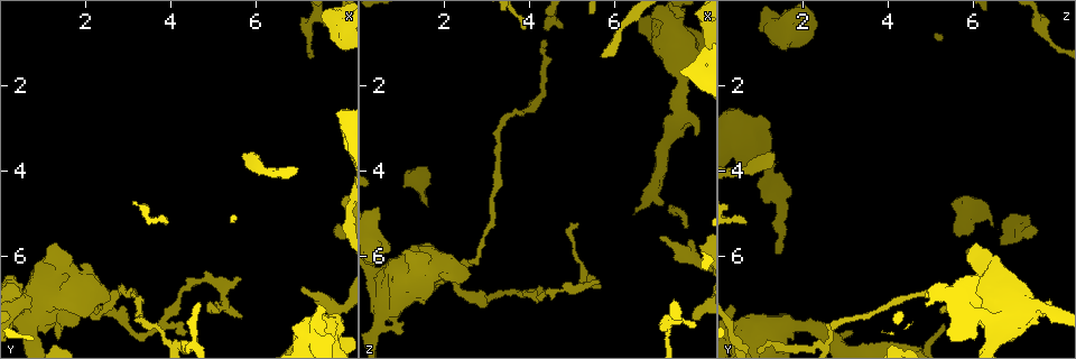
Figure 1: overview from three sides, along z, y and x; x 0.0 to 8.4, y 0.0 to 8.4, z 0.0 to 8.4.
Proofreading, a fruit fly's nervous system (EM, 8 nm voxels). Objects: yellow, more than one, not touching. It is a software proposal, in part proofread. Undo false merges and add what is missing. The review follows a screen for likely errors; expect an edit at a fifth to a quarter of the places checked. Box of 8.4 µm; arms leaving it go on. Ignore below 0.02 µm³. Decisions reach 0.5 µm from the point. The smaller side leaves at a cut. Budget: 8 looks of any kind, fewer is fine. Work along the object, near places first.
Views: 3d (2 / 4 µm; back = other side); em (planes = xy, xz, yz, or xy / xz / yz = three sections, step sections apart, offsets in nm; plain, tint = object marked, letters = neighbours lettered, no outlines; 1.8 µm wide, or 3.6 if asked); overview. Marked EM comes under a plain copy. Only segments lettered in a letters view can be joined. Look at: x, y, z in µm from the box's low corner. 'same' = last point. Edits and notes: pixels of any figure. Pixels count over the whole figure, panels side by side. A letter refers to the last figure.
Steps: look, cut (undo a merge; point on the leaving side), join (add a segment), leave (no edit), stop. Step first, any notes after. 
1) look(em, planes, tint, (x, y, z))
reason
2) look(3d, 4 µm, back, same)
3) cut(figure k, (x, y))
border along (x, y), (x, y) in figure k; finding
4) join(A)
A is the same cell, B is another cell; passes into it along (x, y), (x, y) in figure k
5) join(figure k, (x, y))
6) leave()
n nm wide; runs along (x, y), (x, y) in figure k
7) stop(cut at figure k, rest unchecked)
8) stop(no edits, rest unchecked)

look(3d, 2 µm, (7.85, 7.70, 3.20))
free end

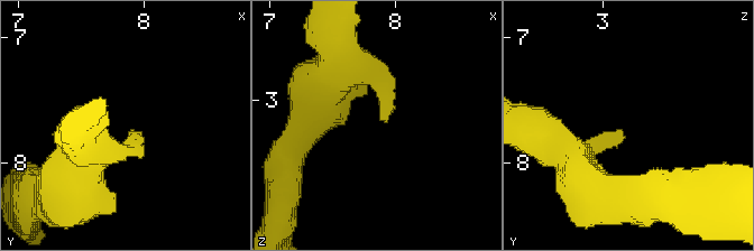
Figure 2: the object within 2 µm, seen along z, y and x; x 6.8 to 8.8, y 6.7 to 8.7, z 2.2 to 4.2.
look(em, planes, letters, (7.88, 7.76, 3.12))
need the tissue

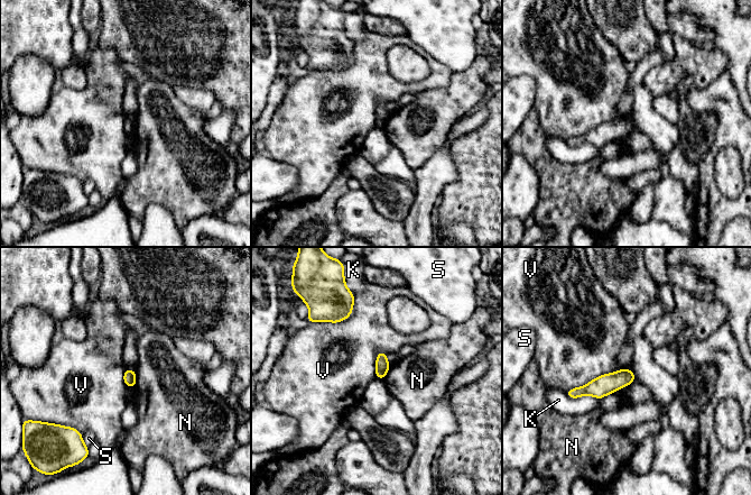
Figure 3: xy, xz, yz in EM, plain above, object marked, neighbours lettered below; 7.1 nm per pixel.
leave()
K, N, S and V are other cells; border along (622, 368), (565, 392) in figure 3; no lettered segment goes on from it

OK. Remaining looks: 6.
look(3d, 4 µm, (7.50, 7.65, 1.35))
calibre changes

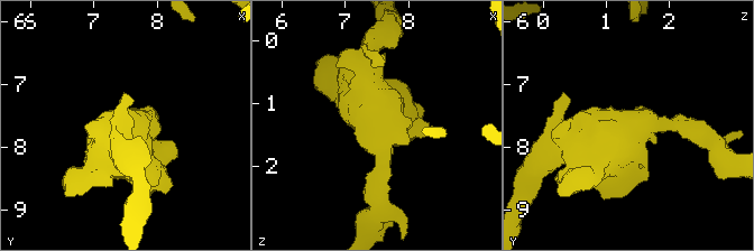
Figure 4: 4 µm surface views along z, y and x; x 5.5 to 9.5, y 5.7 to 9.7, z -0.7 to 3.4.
look(em, 3.6 µm, xy, step 4, letters, (7.45, 7.70, 1.40))

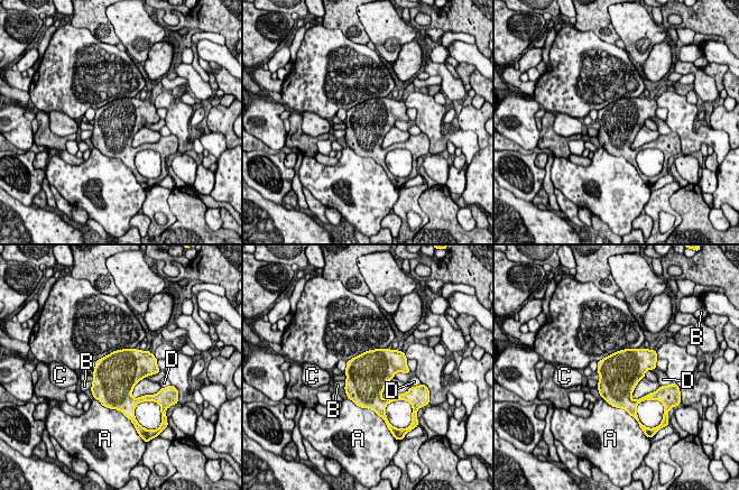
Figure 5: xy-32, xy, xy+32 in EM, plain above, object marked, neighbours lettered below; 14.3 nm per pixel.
leave()
A, B, C and D are other cells; border along (92, 381), (90, 388) in figure 5; one neuron here

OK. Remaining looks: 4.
look(em, xz, step 8, letters, (5.65, 6.50, 6.65))
thin end

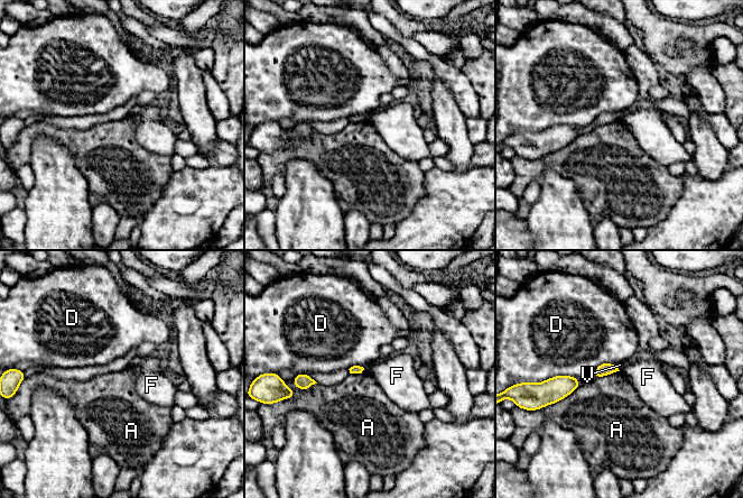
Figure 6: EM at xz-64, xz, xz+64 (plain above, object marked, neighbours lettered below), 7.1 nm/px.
look(em, xy, step 16, letters, same)

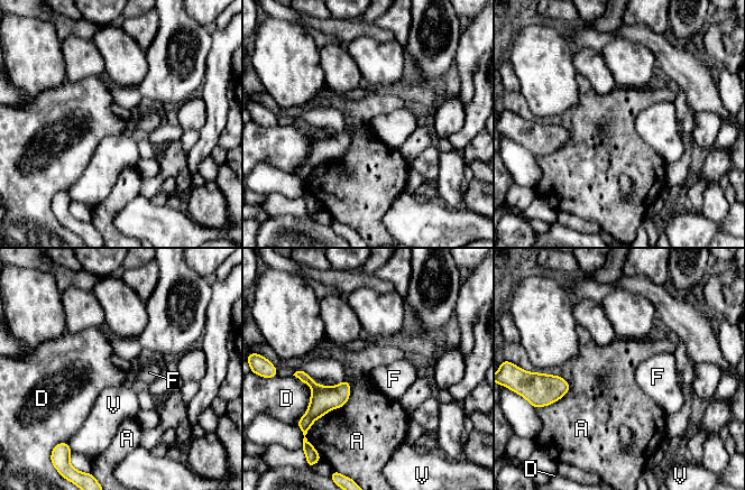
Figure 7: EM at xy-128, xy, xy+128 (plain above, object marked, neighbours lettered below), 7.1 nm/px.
leave()
A, D, F and V are other cells; border along (348, 379), (347, 401), (311, 426) in figure 7; none of them fits

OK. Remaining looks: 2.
look(em, planes, letters, (2.70, 6.85, 6.10))
thick turns thin

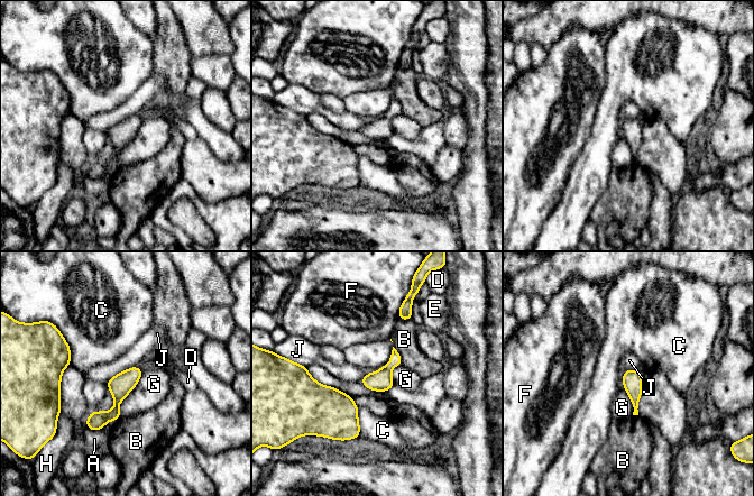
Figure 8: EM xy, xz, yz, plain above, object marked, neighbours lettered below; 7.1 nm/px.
leave()
140 nm wide; A, B, C, D, E, F, G, H and J are other cells; border along (135, 365), (119, 372), (106, 383) in figure 8; all the same neuron

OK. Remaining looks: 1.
stop(no edits, rest unchecked)

